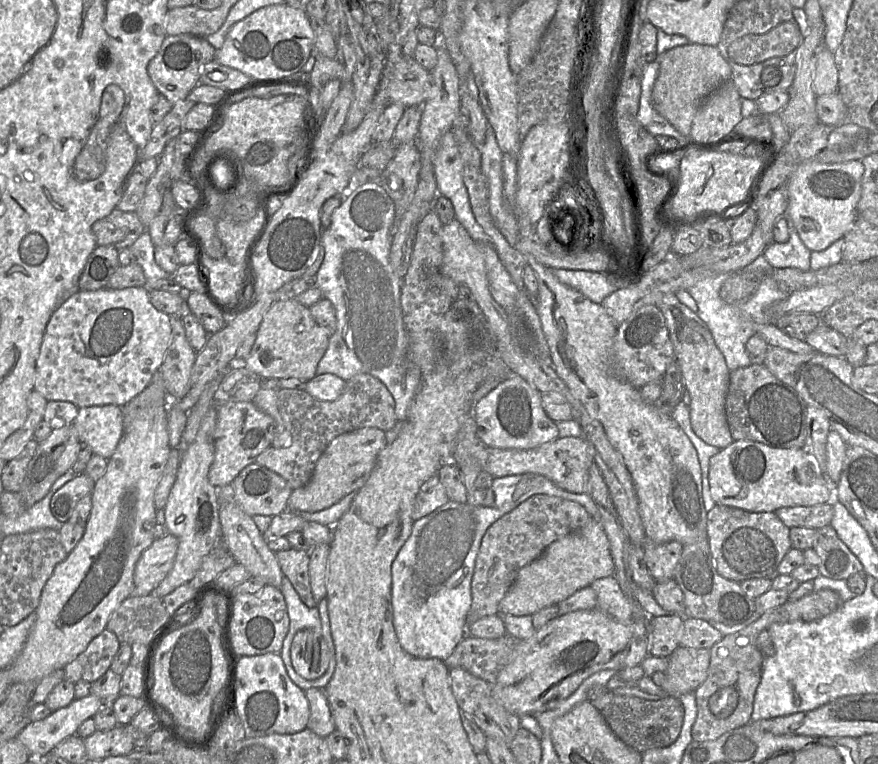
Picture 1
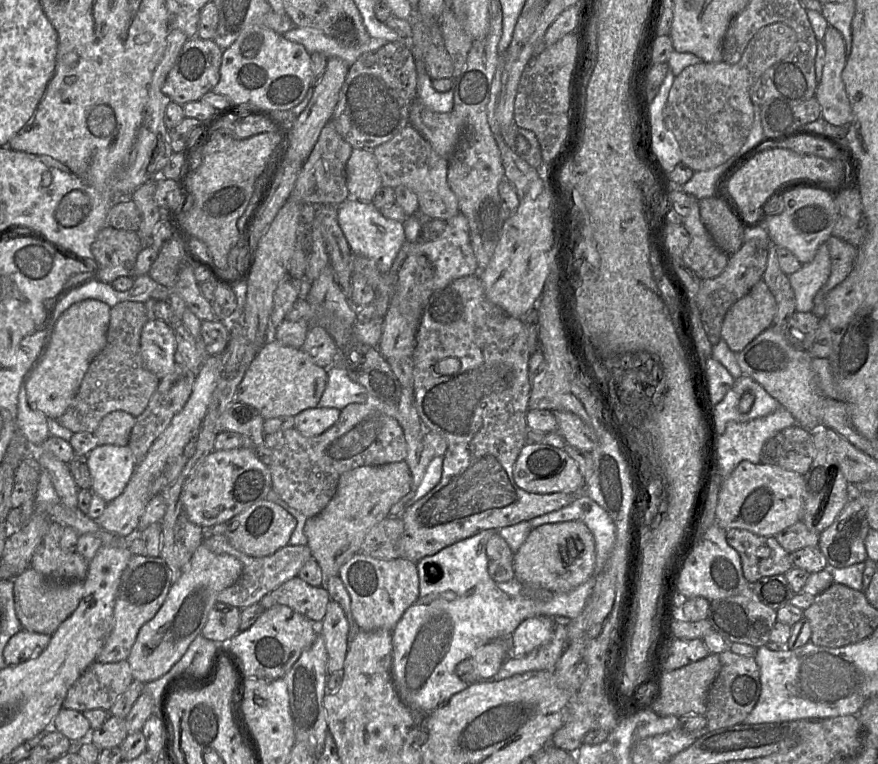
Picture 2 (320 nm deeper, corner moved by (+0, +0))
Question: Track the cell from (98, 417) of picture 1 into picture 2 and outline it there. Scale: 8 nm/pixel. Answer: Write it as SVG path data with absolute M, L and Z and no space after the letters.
M98 444L86 457L92 493L106 503L113 501L124 491L136 468L130 447Z

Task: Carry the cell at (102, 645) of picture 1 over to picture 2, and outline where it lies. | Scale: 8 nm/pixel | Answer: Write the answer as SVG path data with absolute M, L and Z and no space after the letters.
M128 660L115 663L94 662L69 688L62 707L81 713L94 709L110 711L132 681Z

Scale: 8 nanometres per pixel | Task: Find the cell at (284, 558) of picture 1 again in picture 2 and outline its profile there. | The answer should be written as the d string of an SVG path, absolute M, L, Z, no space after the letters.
M296 576L266 594L260 604L264 609L286 605L313 622L321 623L330 599L325 587L312 586Z

